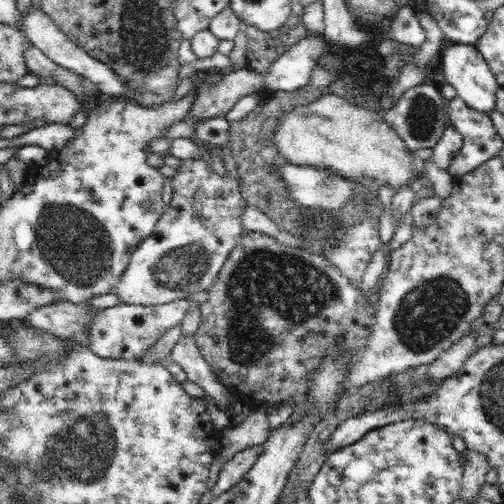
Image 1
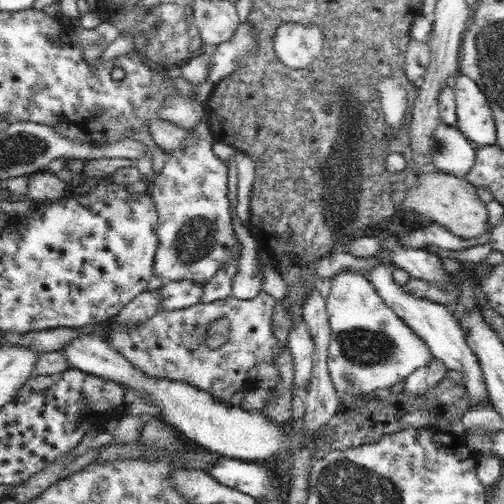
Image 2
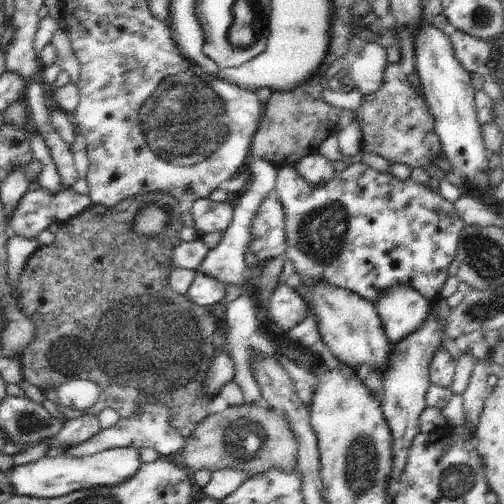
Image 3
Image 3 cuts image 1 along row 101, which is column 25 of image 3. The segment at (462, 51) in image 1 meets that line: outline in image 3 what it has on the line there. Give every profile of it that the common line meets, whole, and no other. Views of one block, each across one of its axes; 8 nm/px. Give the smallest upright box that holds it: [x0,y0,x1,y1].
[7,448,141,500]

